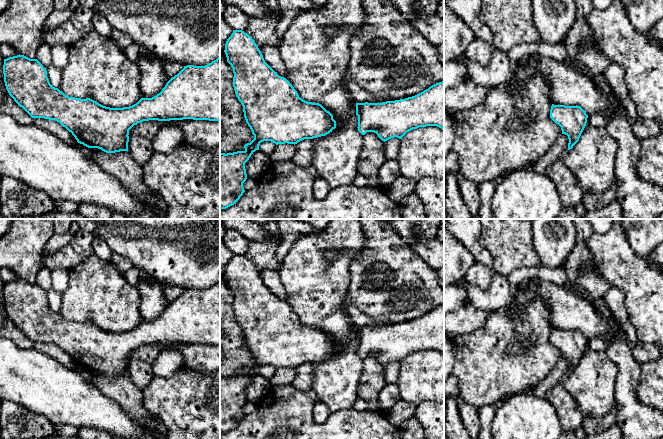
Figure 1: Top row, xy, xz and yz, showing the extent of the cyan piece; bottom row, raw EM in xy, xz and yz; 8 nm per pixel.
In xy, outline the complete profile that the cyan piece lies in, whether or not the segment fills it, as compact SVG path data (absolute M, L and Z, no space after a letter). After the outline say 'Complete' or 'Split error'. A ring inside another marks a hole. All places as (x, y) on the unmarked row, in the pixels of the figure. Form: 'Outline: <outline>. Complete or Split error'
Outline: M24 279L4 283L3 298L9 319L32 342L55 344L71 356L78 367L106 377L128 375L129 354L143 345L193 343L220 346L220 280L205 290L184 290L156 320L141 322L136 328L123 332L110 332L90 322L65 319L50 308L46 293L37 283Z. Complete

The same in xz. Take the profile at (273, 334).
Outline: M235 254L227 263L224 274L227 286L233 292L233 311L243 330L246 347L254 363L244 369L244 375L220 376L220 433L226 433L240 423L245 416L243 407L247 403L245 387L259 374L263 365L278 368L297 368L304 363L325 360L336 352L333 339L321 328L307 326L299 321L290 306L275 296L264 284L255 265L242 254Z. Complete

